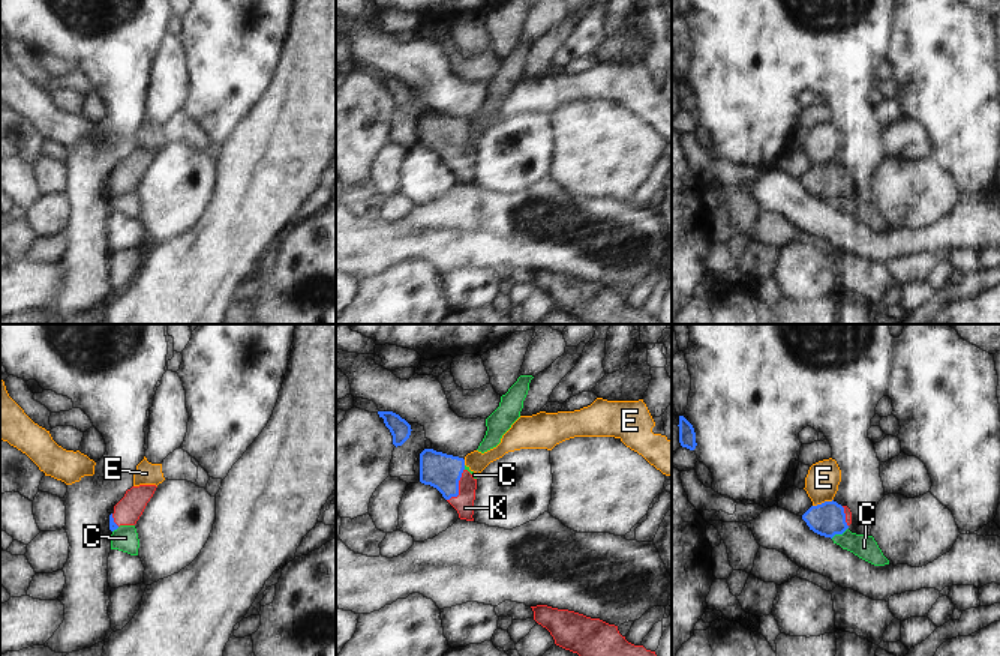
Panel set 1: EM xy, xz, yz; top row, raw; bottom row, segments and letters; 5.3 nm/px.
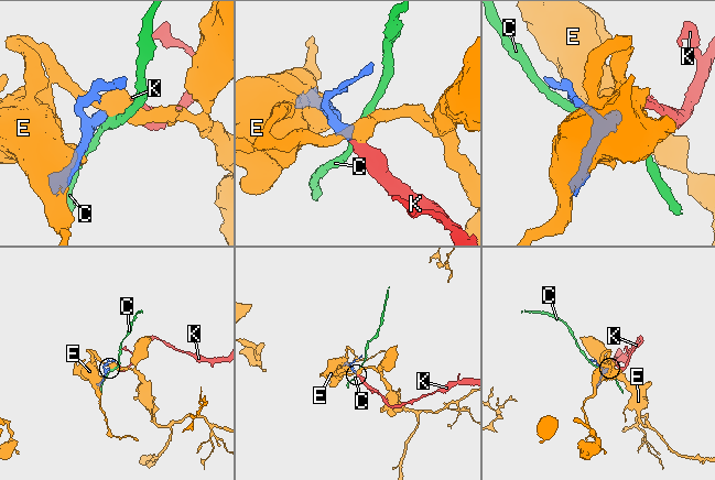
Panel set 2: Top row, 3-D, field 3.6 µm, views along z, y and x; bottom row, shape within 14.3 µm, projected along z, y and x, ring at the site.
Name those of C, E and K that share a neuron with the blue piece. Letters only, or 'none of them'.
K

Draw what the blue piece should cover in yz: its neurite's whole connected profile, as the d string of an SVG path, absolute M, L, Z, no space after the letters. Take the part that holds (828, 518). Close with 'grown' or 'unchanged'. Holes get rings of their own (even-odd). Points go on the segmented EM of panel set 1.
M825 501L817 506L811 506L802 519L814 533L834 537L843 534L852 524L852 512L847 506L841 506L837 501Z; grown

